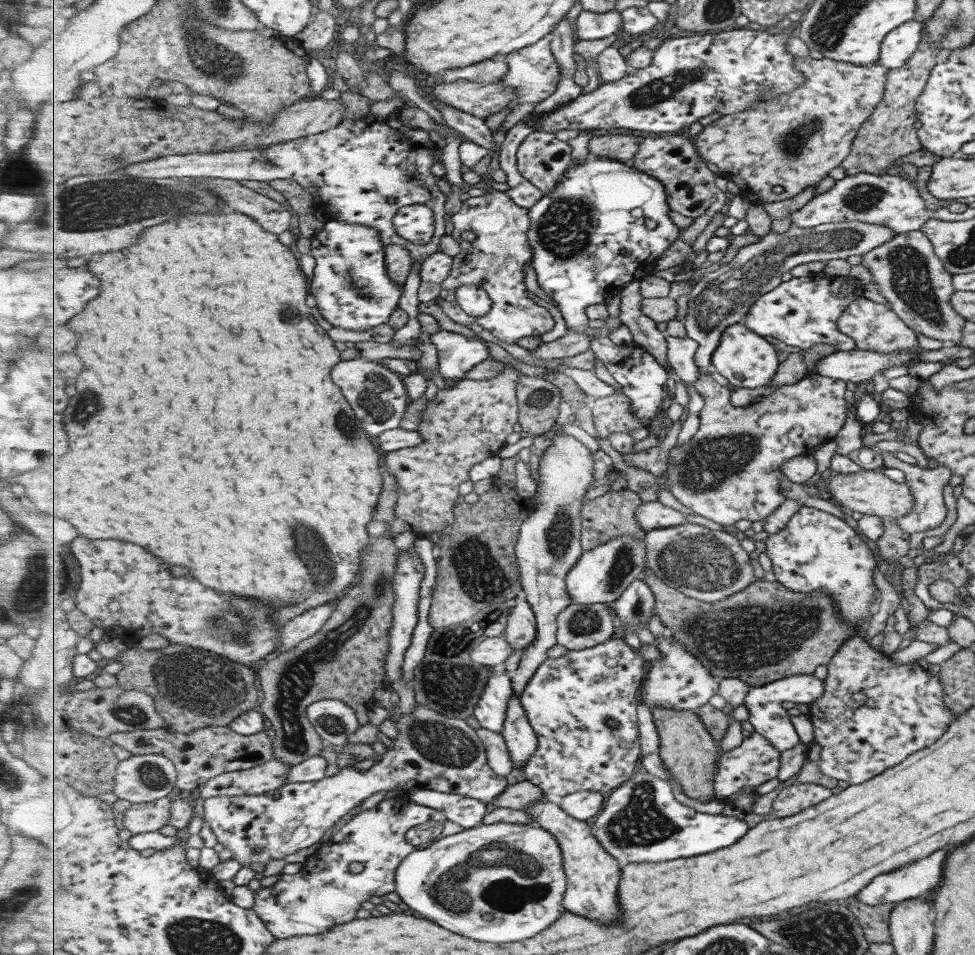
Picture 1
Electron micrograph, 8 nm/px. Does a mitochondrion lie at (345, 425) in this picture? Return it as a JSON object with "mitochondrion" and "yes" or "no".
{"mitochondrion":"yes"}

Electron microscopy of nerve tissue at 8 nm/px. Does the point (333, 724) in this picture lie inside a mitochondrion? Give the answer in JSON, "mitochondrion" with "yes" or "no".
{"mitochondrion":"yes"}

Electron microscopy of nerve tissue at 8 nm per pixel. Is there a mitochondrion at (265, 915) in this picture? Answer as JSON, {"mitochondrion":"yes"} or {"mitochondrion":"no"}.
{"mitochondrion":"no"}

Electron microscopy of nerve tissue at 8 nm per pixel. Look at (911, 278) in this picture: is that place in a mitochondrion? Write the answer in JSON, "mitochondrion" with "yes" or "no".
{"mitochondrion":"yes"}

